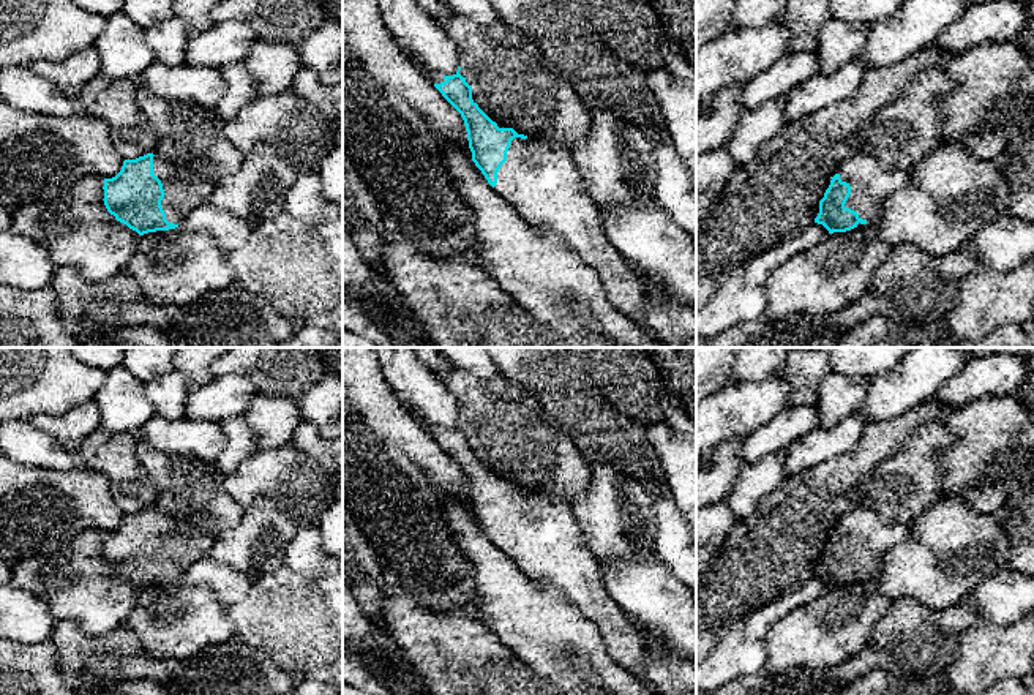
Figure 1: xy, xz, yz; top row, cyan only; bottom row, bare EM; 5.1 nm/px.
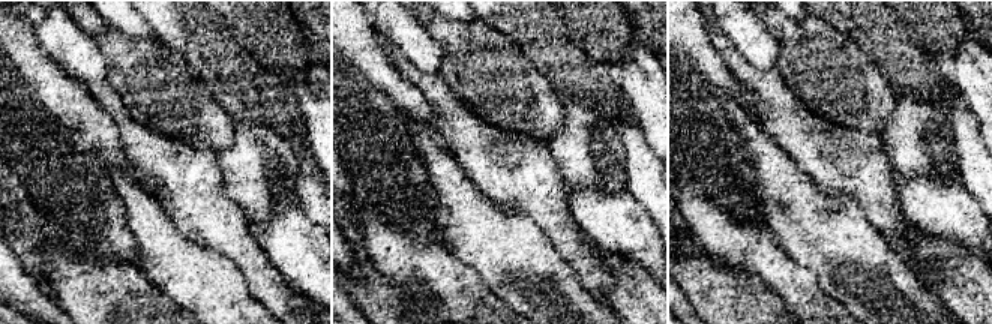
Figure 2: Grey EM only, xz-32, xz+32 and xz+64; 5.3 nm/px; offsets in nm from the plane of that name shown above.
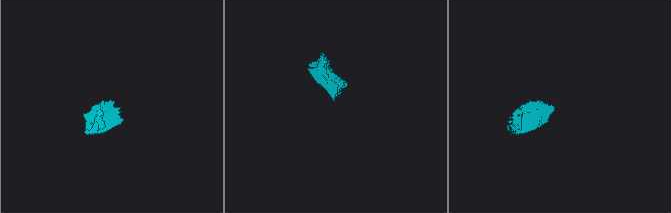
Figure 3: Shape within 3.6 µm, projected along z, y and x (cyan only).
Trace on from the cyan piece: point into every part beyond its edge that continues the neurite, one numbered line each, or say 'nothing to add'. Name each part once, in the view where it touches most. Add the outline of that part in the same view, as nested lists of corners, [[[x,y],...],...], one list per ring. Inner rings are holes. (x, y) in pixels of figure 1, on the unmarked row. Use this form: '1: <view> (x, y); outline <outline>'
1: xz (434, 432); outline [[[415,417],[415,420],[417,420],[433,438],[440,438],[440,436],[447,434],[442,428],[433,426],[433,425],[420,420],[418,417]]]
2: yz (872, 537); outline [[[856,504],[851,507],[838,521],[838,528],[841,535],[846,535],[851,540],[851,548],[845,558],[845,561],[854,564],[859,567],[859,572],[865,573],[865,578],[857,578],[857,581],[873,578],[882,561],[884,556],[897,545],[906,540],[906,537],[911,532],[909,523],[900,523],[900,521],[886,521],[876,515],[876,512],[871,507],[864,507]]]

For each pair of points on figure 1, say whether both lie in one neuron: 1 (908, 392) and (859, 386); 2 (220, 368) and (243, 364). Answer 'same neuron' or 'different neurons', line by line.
1: different neurons
2: same neuron

